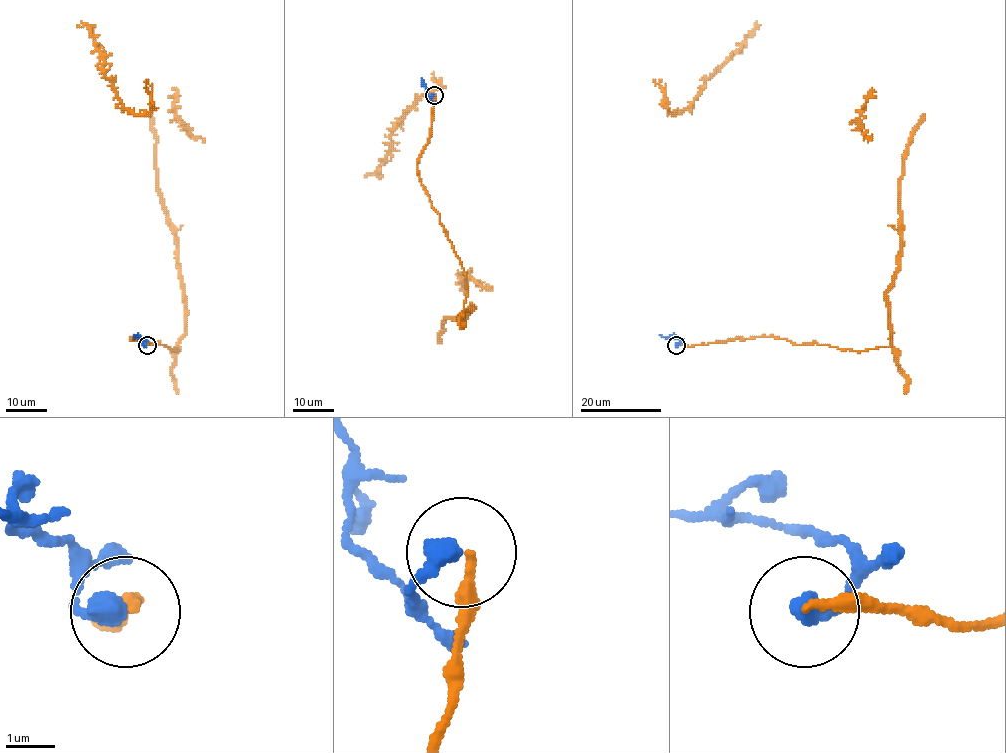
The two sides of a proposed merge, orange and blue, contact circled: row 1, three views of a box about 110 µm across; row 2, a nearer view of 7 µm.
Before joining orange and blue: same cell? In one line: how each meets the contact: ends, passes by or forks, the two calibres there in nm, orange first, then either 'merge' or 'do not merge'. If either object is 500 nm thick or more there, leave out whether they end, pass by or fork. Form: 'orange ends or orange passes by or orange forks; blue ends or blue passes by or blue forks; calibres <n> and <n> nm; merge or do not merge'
orange ends; blue ends; calibres 200 and 420 nm; do not merge

